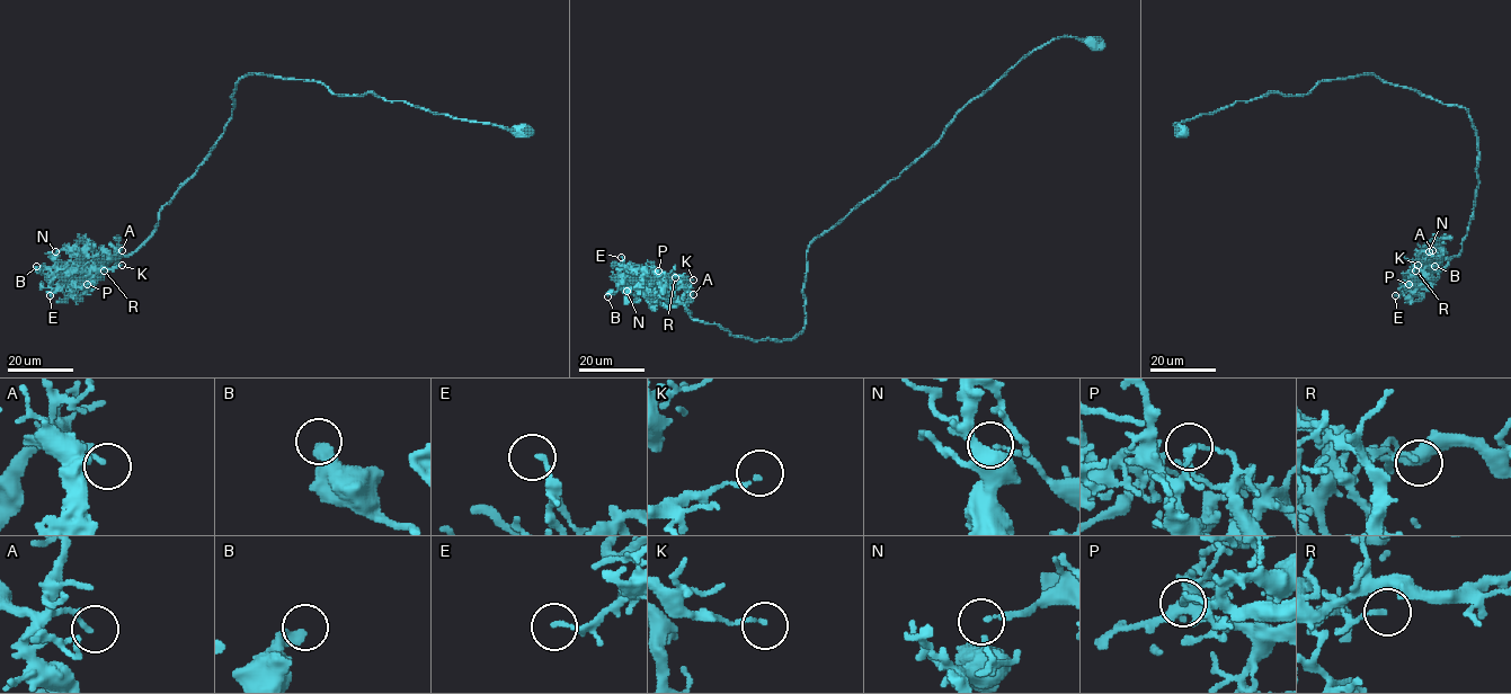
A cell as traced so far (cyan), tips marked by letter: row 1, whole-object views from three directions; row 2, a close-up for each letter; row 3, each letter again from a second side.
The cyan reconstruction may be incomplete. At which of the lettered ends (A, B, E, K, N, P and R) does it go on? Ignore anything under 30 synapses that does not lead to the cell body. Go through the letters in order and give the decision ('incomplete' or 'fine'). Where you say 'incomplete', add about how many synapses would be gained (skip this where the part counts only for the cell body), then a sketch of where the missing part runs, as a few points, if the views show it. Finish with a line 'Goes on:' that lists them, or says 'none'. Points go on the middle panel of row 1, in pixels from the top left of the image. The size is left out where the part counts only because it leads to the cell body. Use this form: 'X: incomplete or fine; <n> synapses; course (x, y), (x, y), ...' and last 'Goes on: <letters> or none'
A: fine
B: fine
E: fine
K: fine
N: fine
P: fine
R: fine
Goes on: none

